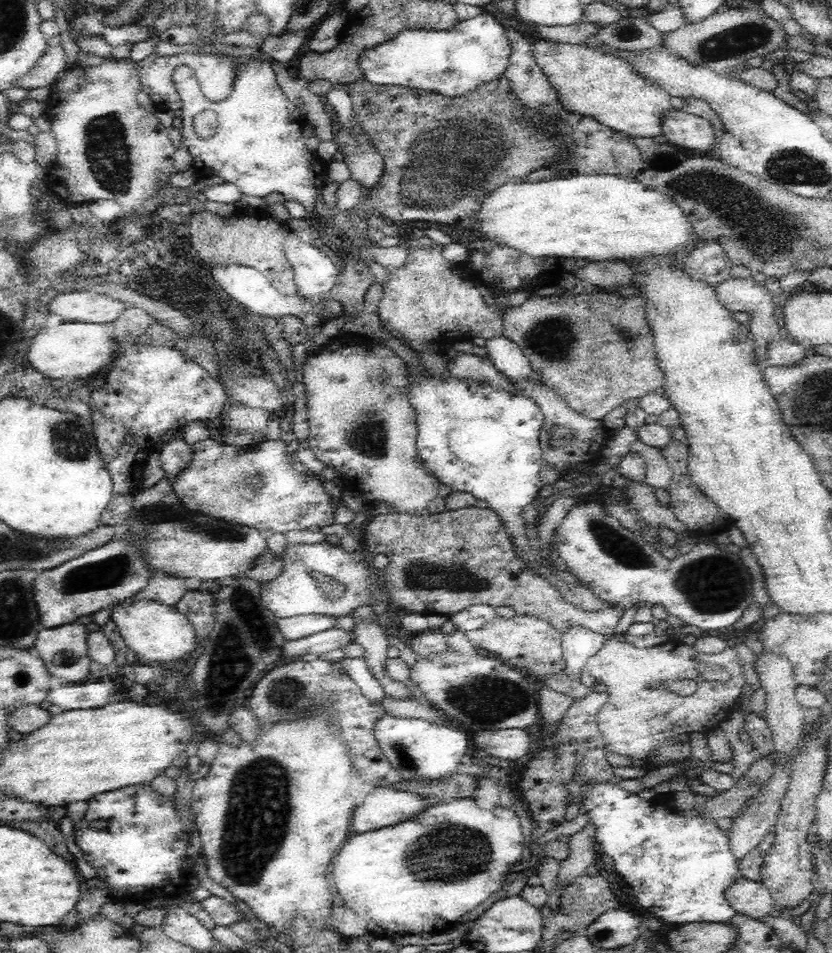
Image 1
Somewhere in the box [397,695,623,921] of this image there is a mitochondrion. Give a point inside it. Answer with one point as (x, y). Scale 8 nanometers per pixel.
(455, 851)

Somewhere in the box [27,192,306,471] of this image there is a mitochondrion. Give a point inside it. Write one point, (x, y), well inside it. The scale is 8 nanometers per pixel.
(72, 441)

